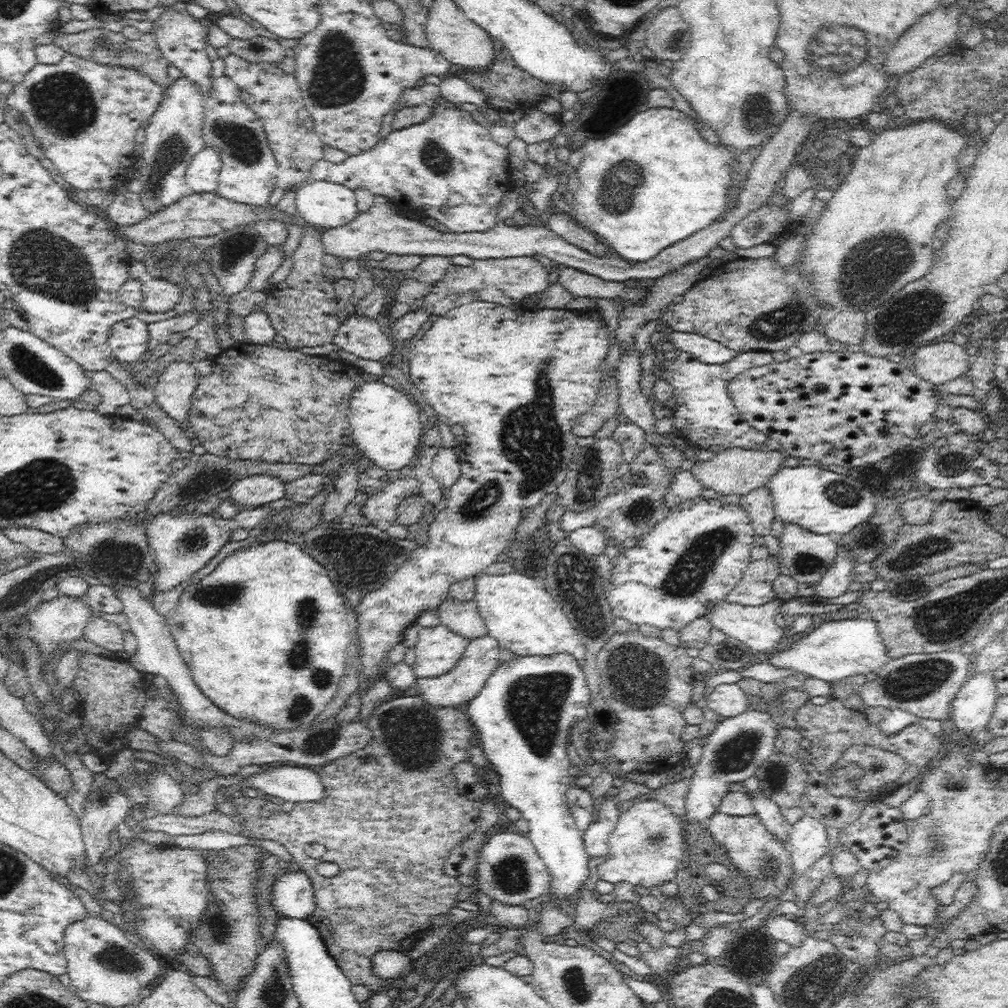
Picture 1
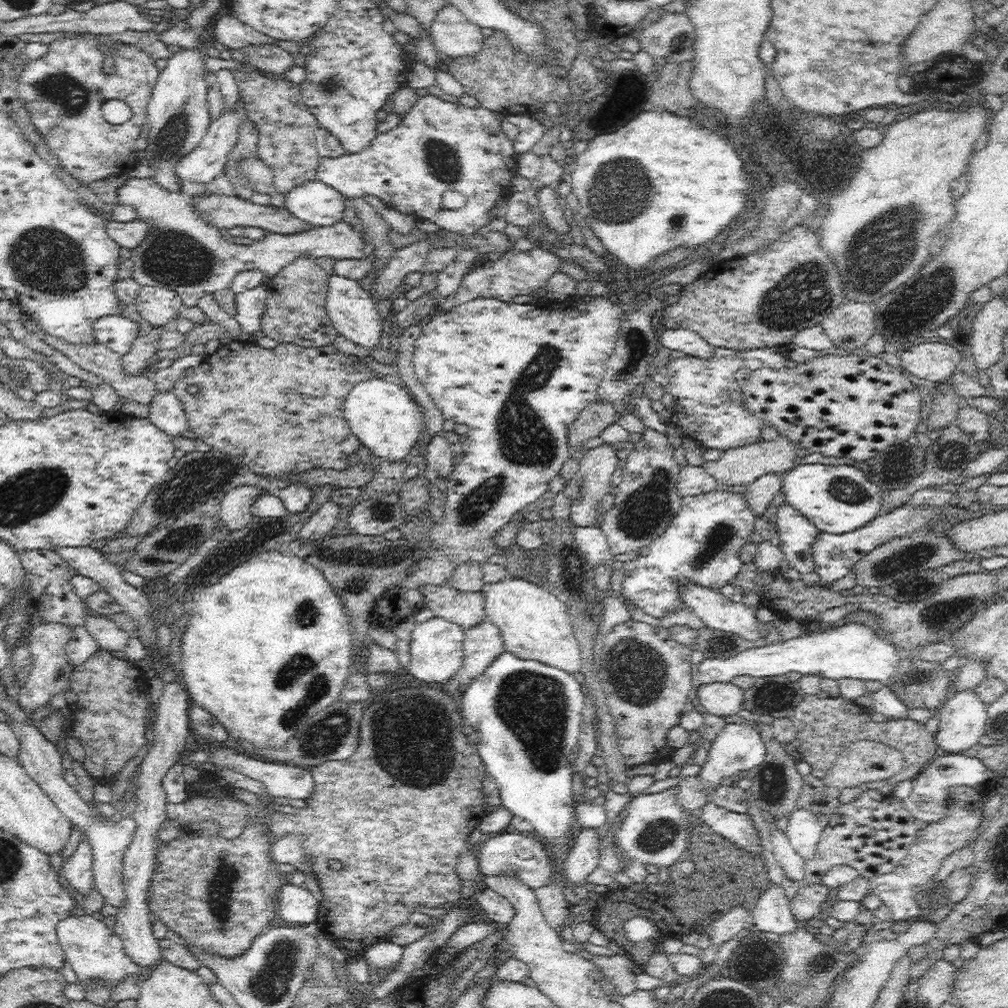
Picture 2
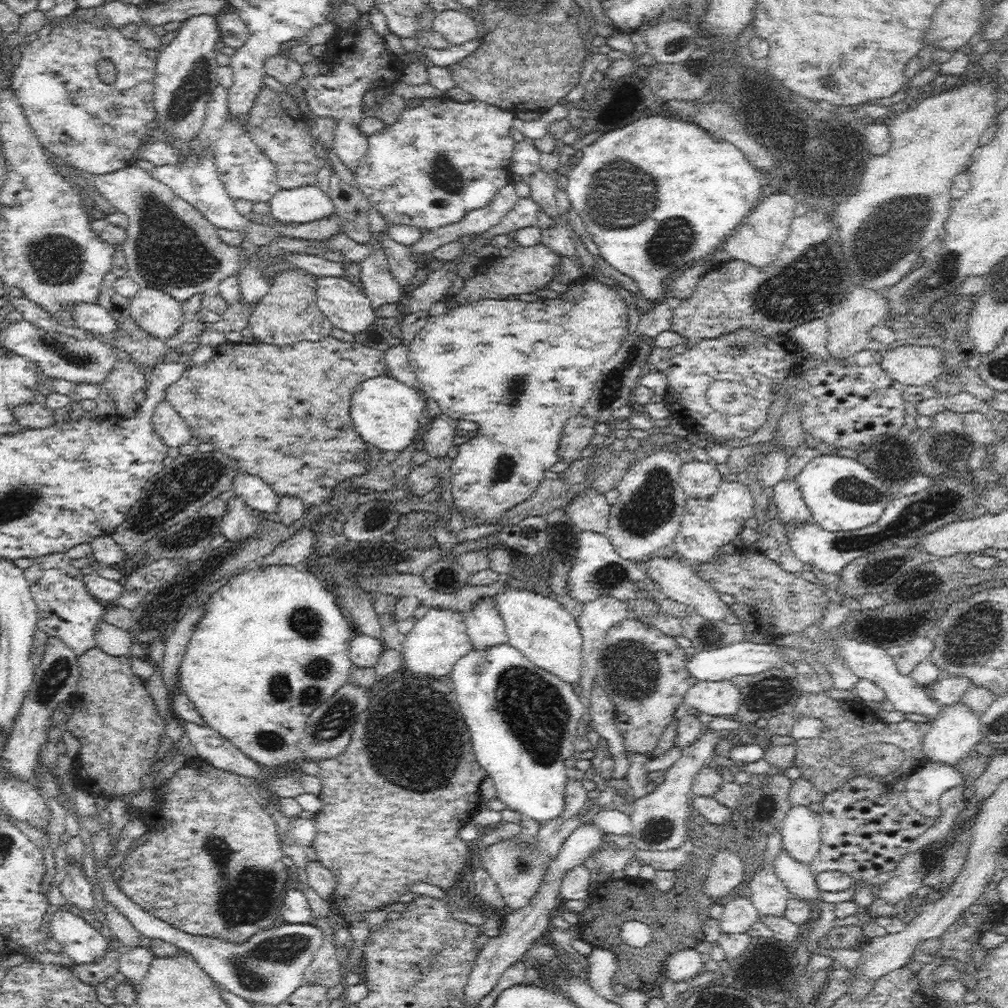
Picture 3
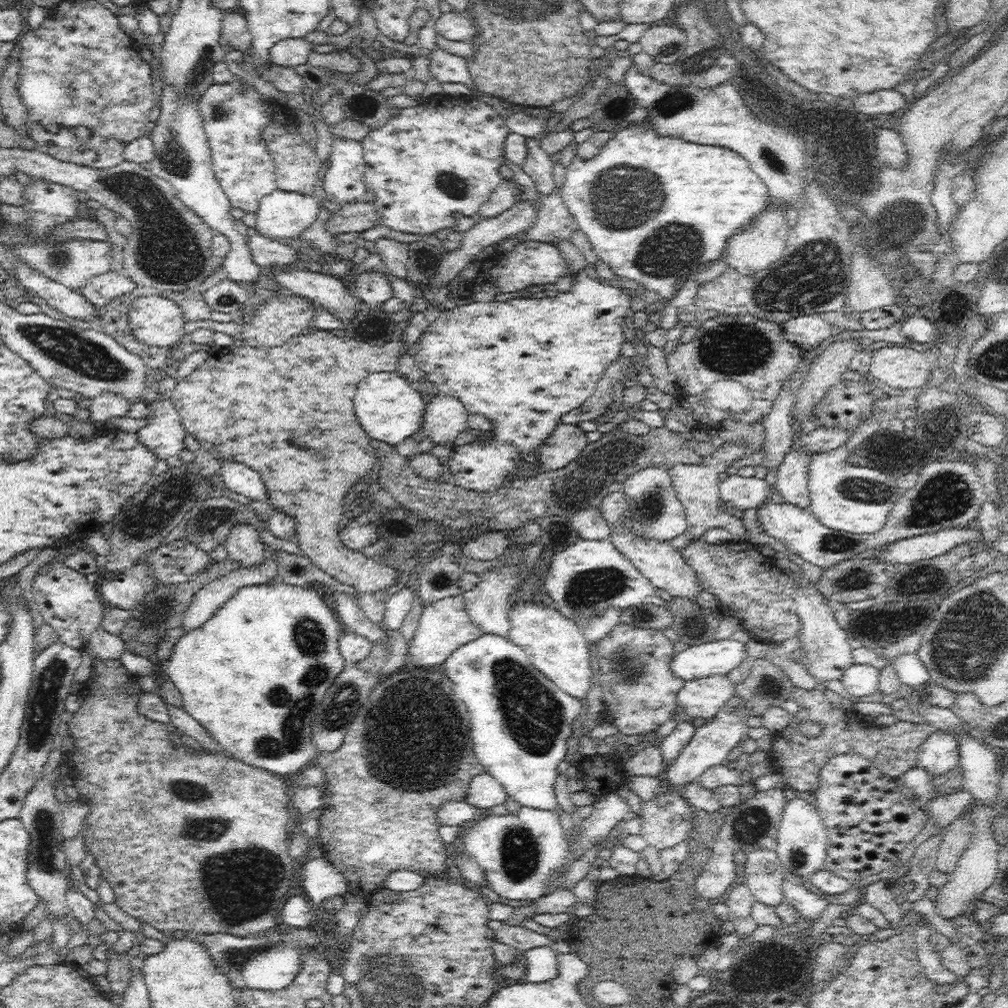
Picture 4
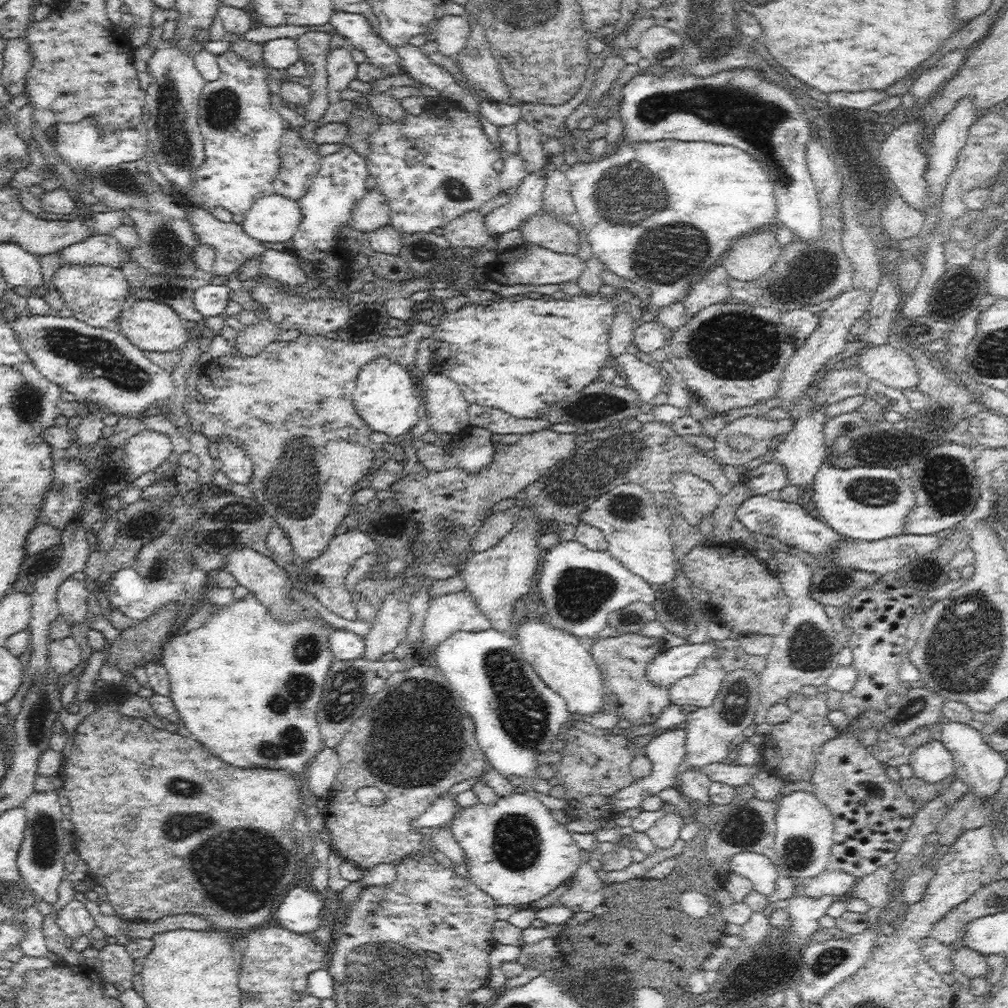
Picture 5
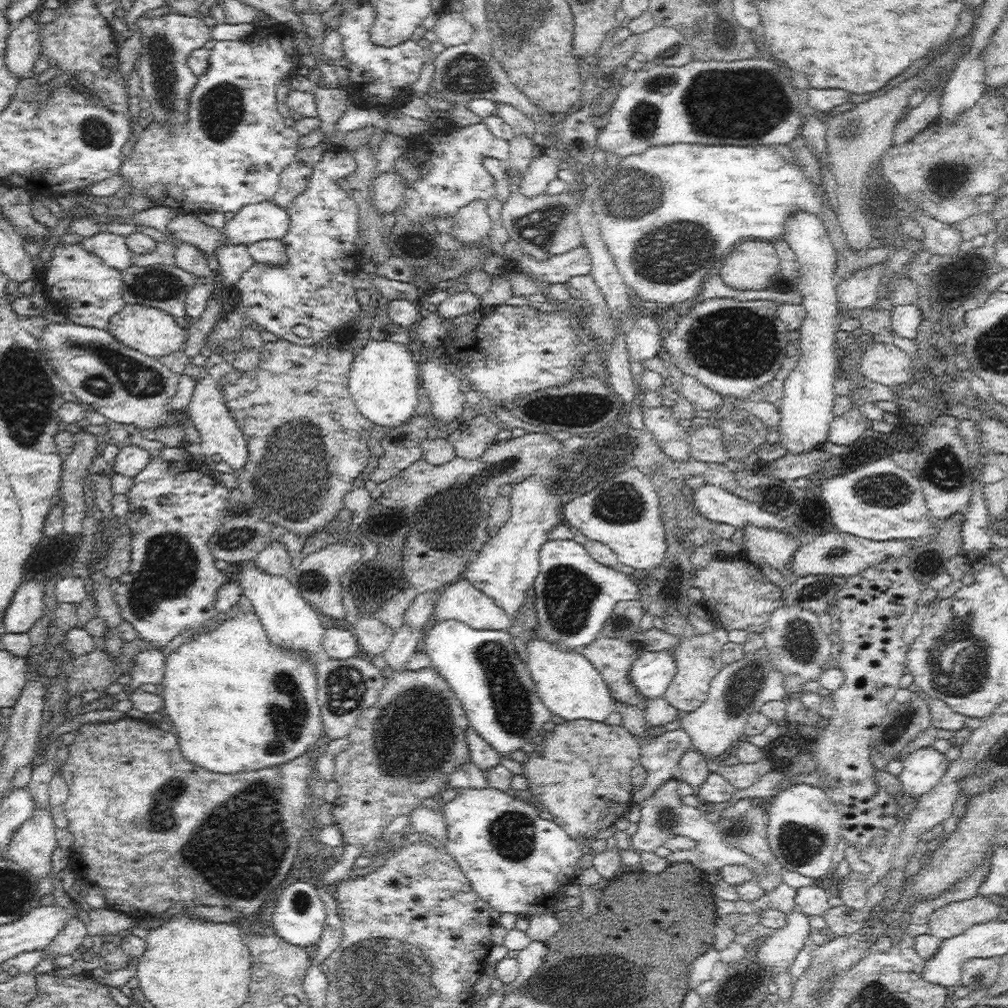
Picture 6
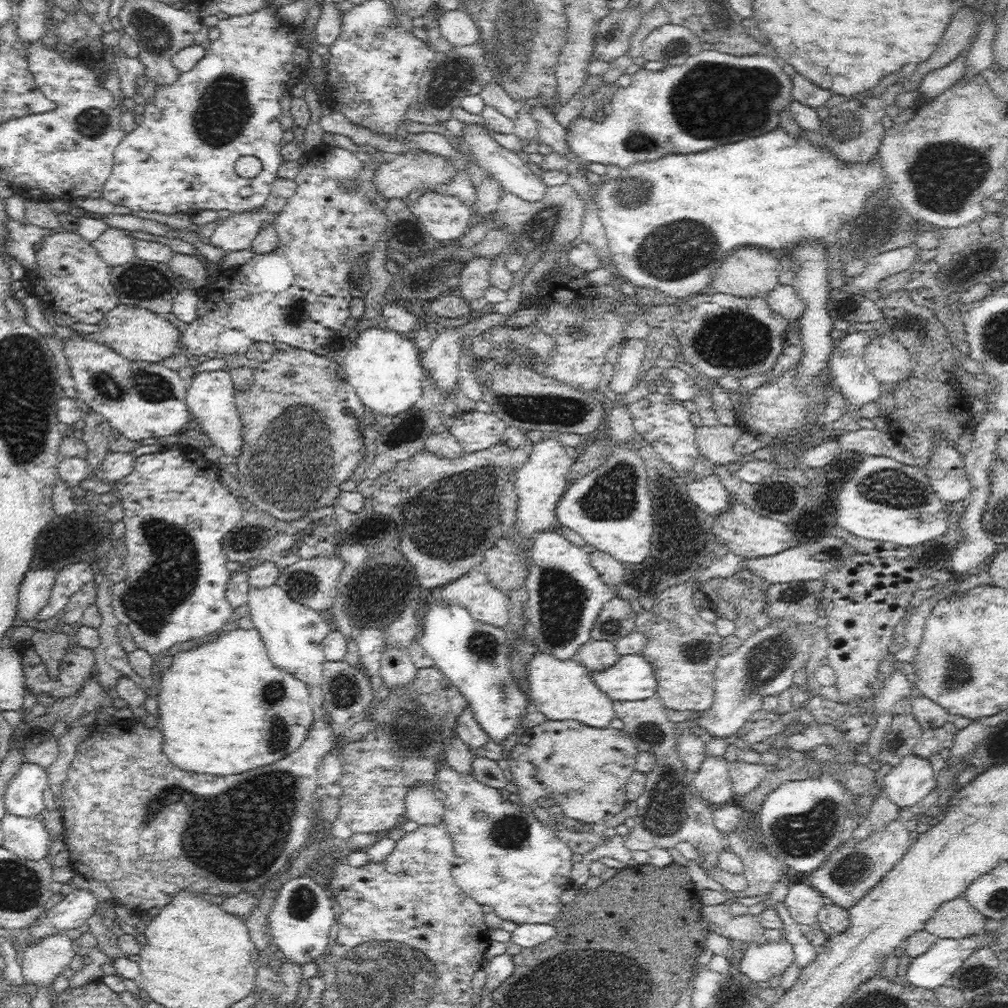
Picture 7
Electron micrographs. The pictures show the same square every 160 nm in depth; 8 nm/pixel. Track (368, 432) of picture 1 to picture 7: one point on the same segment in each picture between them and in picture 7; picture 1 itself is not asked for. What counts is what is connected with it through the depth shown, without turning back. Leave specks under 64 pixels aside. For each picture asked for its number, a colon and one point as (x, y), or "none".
2: (385, 418)
3: (385, 412)
4: (389, 409)
5: (385, 396)
6: (384, 381)
7: (384, 368)

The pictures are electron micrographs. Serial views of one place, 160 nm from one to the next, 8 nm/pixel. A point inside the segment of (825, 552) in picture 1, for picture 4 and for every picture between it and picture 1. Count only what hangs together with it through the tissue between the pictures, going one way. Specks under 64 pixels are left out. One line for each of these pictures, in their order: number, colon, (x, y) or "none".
2: (797, 534)
3: (791, 508)
4: (792, 483)

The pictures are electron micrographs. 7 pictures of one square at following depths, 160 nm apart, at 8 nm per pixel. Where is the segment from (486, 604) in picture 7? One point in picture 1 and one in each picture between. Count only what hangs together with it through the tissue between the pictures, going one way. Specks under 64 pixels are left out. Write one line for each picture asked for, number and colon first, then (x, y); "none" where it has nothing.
1: (438, 649)
2: (436, 648)
3: (437, 641)
4: (443, 626)
5: (449, 612)
6: (462, 601)

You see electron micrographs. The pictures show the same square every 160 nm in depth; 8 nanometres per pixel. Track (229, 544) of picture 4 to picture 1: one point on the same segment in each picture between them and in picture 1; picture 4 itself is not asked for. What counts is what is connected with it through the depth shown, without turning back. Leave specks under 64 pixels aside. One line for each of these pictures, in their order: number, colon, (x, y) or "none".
1: (258, 489)
2: (235, 513)
3: (239, 523)

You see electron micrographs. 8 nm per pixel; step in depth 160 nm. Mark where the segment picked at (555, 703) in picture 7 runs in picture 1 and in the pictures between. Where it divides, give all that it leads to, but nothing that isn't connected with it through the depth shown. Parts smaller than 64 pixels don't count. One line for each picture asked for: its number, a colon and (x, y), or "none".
1: (529, 623)
2: (533, 625)
3: (547, 635)
4: (556, 645)
5: (563, 661)
6: (571, 687)

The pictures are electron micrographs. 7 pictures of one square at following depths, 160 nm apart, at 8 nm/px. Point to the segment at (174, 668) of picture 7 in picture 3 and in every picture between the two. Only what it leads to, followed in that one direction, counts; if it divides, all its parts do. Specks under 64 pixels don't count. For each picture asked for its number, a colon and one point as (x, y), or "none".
3: (271, 646)
4: (253, 674)
5: (247, 686)
6: (238, 702)

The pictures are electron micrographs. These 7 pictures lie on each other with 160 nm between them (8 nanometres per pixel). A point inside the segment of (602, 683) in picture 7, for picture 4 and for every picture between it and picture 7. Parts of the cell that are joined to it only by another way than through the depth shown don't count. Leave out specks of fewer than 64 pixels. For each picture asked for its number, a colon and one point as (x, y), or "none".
4: (716, 657)
5: (673, 663)
6: (651, 672)

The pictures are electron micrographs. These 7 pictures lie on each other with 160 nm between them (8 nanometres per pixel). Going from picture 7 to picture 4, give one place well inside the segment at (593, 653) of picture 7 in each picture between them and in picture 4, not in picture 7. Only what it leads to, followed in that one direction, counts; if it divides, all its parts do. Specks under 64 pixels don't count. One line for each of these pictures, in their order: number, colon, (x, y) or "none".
4: (639, 689)
5: (622, 659)
6: (613, 657)

